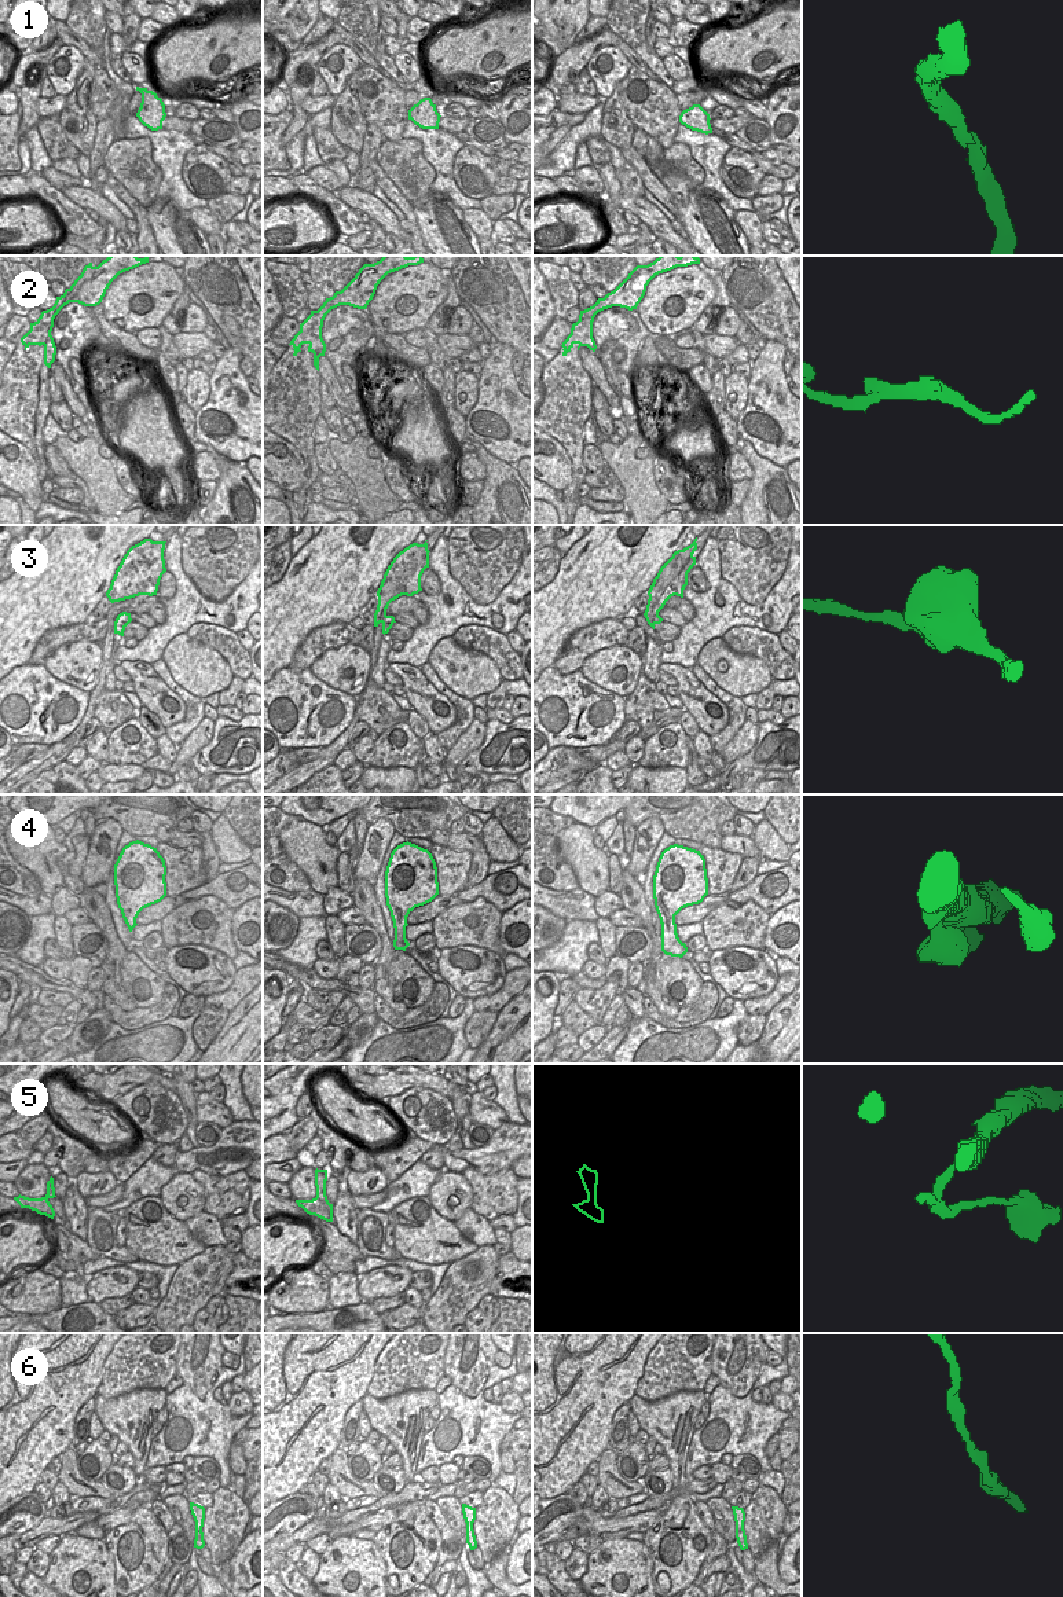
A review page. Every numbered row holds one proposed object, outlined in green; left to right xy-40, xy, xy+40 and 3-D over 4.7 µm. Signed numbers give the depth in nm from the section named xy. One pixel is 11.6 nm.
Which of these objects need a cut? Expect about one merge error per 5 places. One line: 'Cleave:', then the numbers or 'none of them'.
Cleave: 5

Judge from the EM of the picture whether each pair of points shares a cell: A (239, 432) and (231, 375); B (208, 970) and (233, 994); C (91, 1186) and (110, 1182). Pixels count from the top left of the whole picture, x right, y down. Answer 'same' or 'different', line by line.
A: same
B: different
C: same

